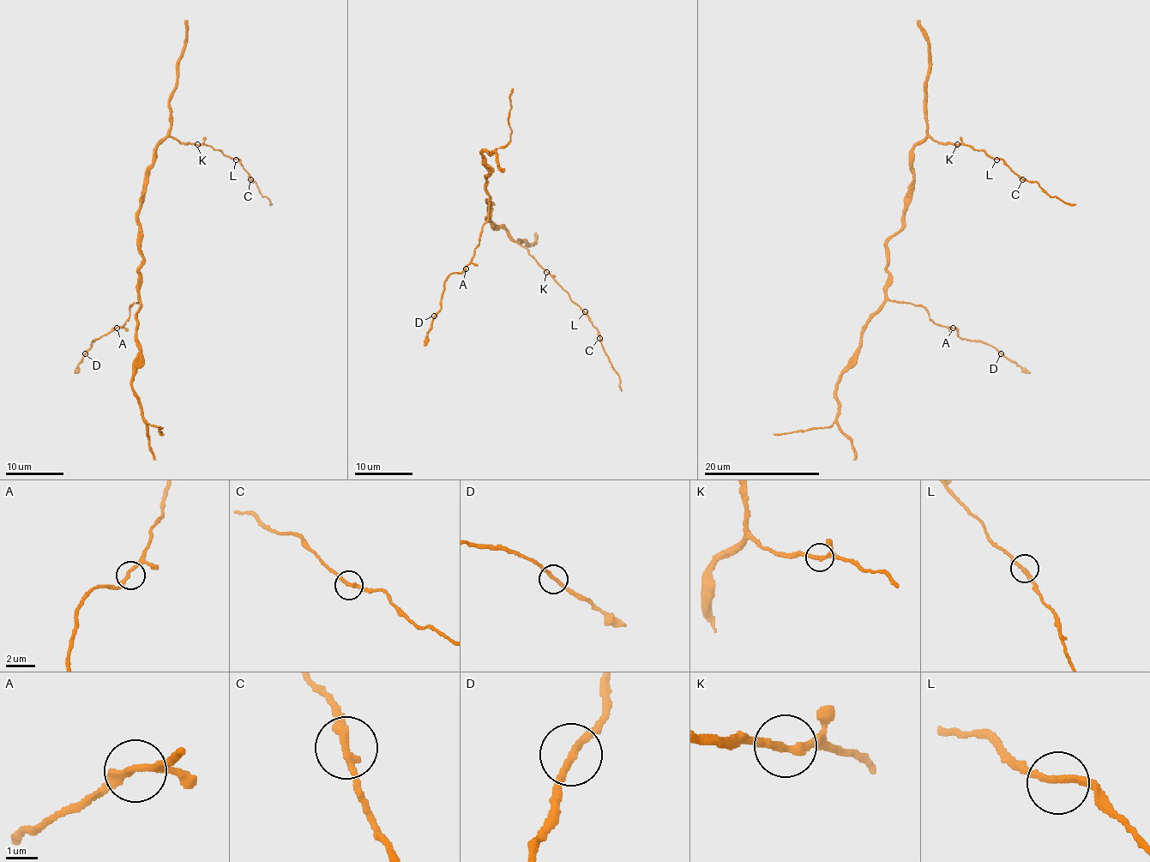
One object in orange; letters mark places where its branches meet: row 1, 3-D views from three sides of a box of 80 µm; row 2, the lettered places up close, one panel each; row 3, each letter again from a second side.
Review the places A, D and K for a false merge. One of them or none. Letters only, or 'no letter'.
no letter

